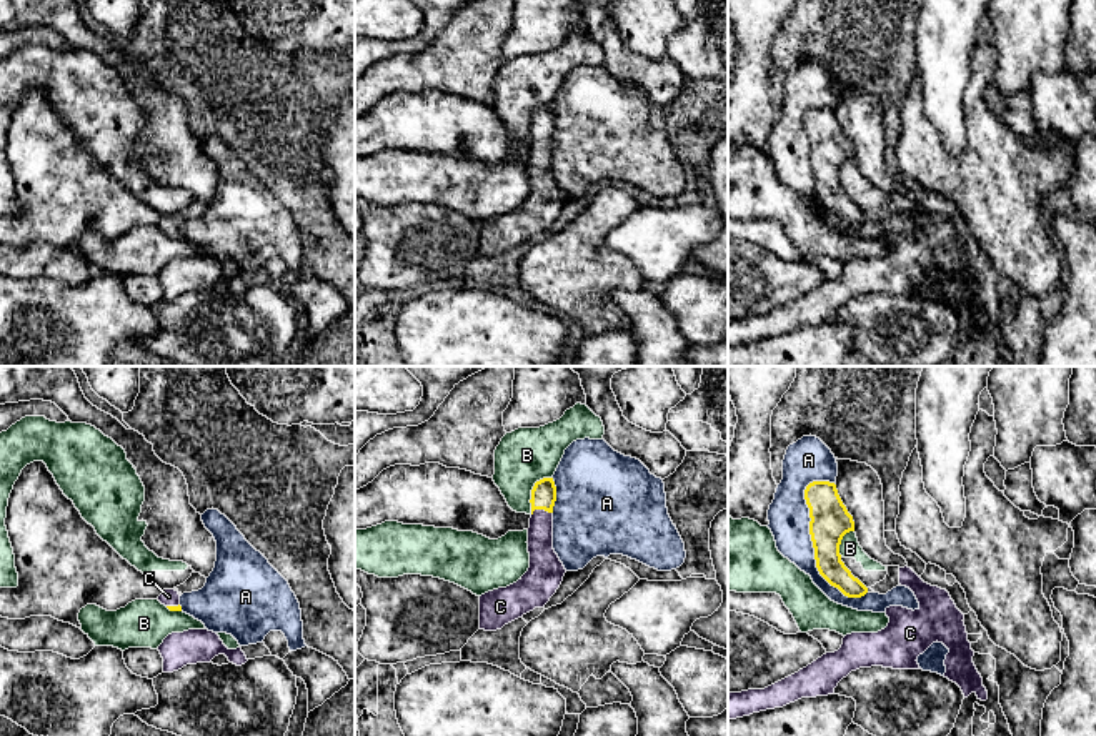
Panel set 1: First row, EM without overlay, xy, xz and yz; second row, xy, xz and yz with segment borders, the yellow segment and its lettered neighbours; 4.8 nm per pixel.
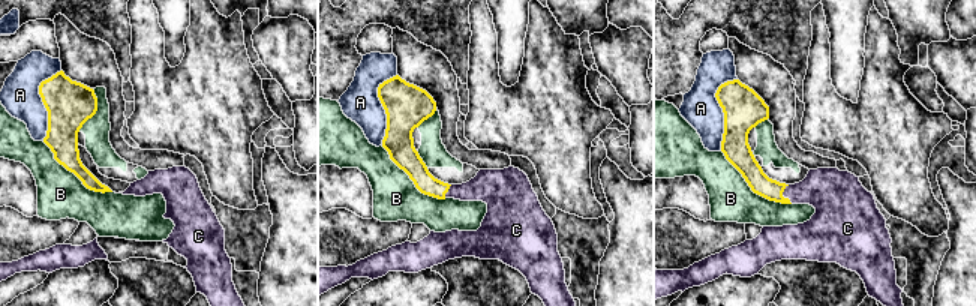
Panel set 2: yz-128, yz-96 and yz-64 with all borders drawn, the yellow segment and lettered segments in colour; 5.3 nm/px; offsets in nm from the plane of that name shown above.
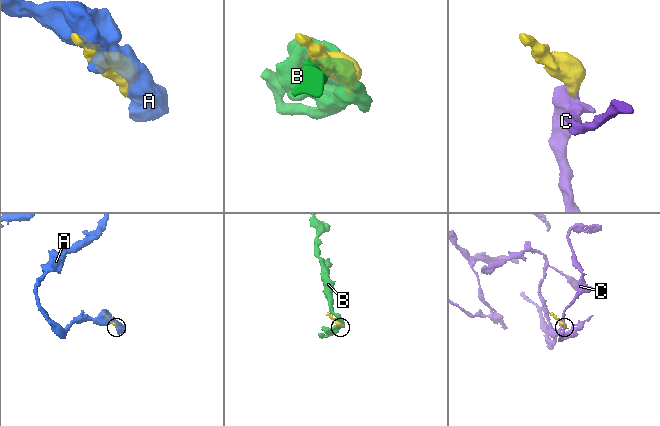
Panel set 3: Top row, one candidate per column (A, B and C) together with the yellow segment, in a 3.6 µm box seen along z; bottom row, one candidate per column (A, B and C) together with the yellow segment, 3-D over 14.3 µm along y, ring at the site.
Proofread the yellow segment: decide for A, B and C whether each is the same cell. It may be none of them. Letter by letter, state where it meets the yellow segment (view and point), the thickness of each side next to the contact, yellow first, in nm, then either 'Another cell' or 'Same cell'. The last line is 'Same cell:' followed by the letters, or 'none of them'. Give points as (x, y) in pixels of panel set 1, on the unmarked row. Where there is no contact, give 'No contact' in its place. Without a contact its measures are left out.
A: Touches yellow at yz (813, 174). Thickness 190 nm (yellow) against 200 nm. Another cell
B: Touches yellow at xz (532, 117). Thickness 130 nm (yellow) against 280 nm. Another cell
C: Touches yellow at xz (542, 135). Thickness 130 nm (yellow) against 140 nm. Same cell
Same cell: C

